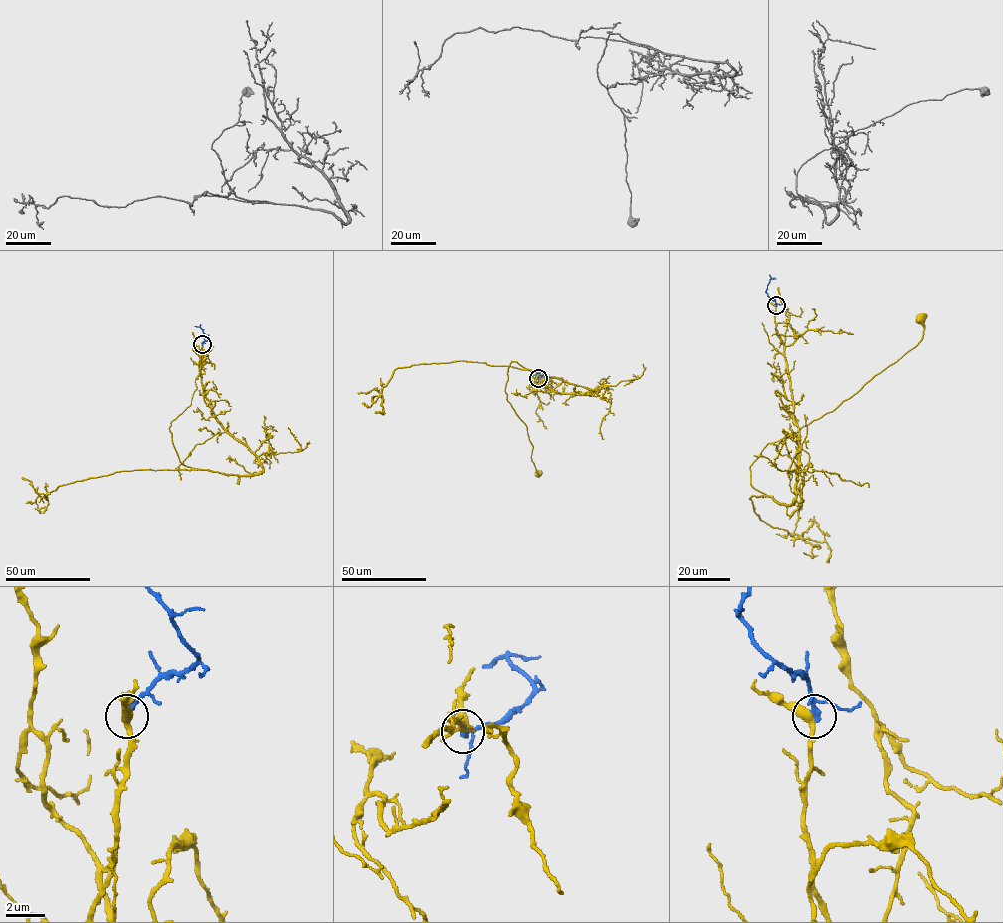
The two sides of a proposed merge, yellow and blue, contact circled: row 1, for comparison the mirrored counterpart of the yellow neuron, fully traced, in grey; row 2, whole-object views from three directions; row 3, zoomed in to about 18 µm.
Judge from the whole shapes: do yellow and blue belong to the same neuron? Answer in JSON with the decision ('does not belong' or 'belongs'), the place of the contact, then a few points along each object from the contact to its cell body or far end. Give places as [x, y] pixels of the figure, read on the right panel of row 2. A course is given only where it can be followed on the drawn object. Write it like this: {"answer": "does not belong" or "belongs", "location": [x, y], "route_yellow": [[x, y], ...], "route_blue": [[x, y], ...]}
{"answer": "belongs", "location": [776, 305], "route_yellow": [[776, 305], [799, 447], [796, 496], [780, 504], [751, 484], [752, 463], [912, 349], [920, 318]], "route_blue": [[776, 305], [766, 291], [769, 280], [773, 278]]}

